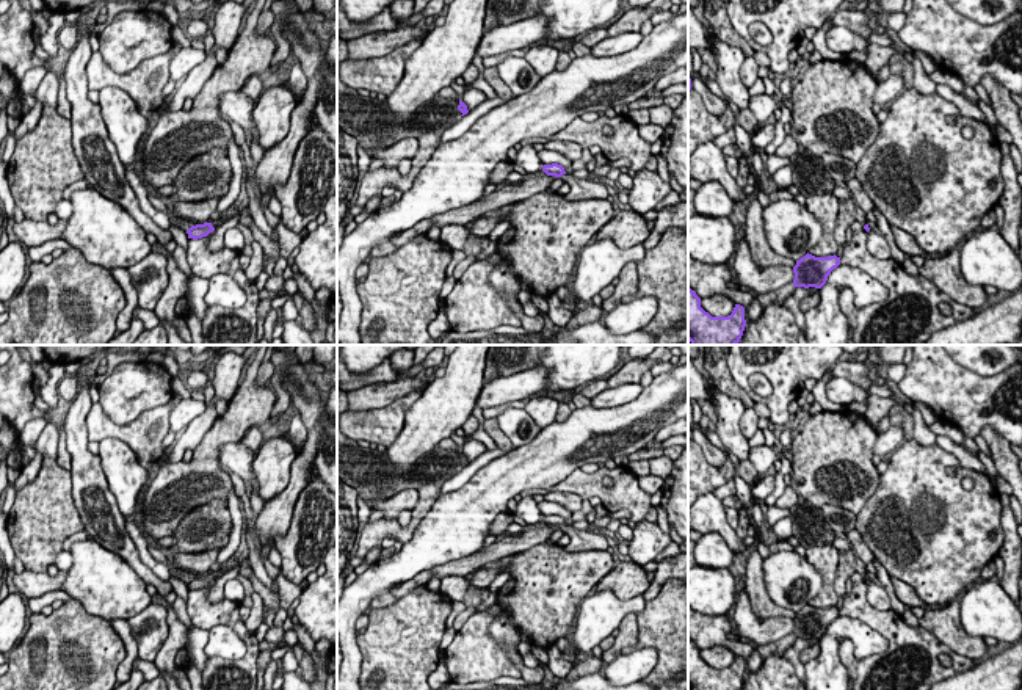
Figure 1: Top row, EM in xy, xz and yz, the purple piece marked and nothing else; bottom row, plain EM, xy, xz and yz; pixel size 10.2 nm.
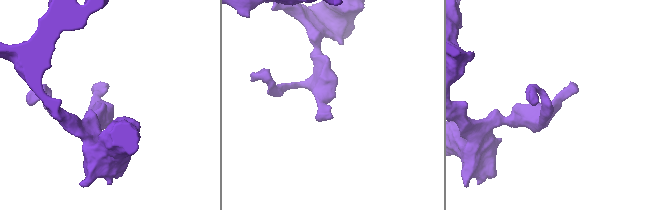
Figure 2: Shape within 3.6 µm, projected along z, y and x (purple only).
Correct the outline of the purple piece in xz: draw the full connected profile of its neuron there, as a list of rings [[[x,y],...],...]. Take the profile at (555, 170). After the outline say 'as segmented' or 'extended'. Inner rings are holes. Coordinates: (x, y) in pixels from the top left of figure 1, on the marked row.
[[[558,163],[544,165],[542,171],[547,176],[561,177],[564,183],[569,185],[569,193],[566,194],[567,201],[607,199],[608,198],[608,191],[603,182],[586,180],[586,179],[567,174],[564,168]]] | extended

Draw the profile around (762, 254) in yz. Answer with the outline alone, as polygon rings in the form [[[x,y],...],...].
[[[757,193],[751,194],[748,199],[749,204],[746,213],[745,238],[749,245],[749,251],[754,263],[762,270],[768,267],[779,267],[779,265],[787,265],[793,268],[796,265],[795,260],[777,256],[766,243],[766,237],[763,231],[763,218],[762,218],[763,207],[757,199]]]

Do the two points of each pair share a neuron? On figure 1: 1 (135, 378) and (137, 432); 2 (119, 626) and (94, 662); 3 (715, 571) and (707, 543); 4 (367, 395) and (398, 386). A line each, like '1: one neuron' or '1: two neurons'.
1: two neurons
2: two neurons
3: one neuron
4: one neuron

